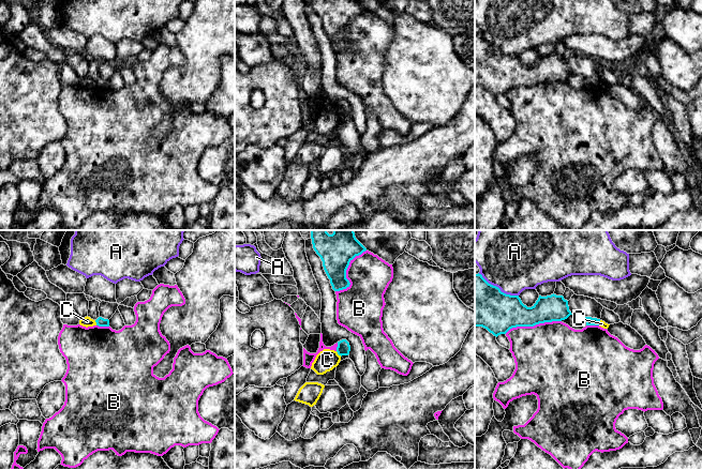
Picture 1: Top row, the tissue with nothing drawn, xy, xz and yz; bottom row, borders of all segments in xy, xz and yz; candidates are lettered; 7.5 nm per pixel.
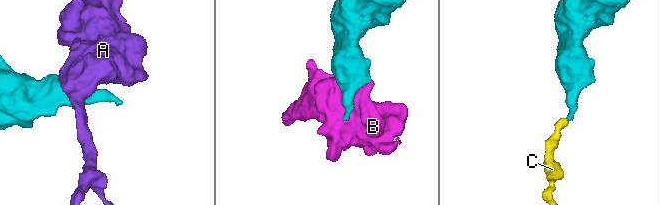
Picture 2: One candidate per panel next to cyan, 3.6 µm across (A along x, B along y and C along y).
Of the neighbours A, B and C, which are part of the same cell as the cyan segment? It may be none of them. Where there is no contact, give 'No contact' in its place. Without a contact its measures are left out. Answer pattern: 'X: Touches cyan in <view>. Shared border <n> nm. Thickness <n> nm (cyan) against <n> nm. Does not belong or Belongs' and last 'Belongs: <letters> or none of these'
A: Touches cyan in yz. Shared border 340 nm. Thickness 360 nm (cyan) against 400 nm. Does not belong
B: Touches cyan in yz. Shared border 440 nm. Thickness 280 nm (cyan) against 500 nm. Does not belong
C: Touches cyan in xz. Shared border 60 nm. Thickness 100 nm (cyan) against 160 nm. Does not belong
Belongs: none of these

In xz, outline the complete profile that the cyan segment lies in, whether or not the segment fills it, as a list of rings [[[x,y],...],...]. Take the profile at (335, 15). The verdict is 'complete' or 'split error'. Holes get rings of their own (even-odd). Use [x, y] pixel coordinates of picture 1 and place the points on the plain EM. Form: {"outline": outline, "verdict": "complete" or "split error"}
{"outline": [[[312,0],[312,4],[323,21],[332,49],[340,51],[349,47],[346,39],[349,22],[367,9],[358,0]]], "verdict": "complete"}

